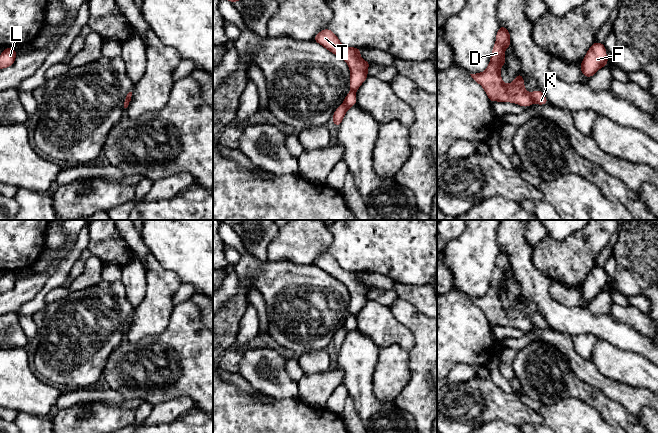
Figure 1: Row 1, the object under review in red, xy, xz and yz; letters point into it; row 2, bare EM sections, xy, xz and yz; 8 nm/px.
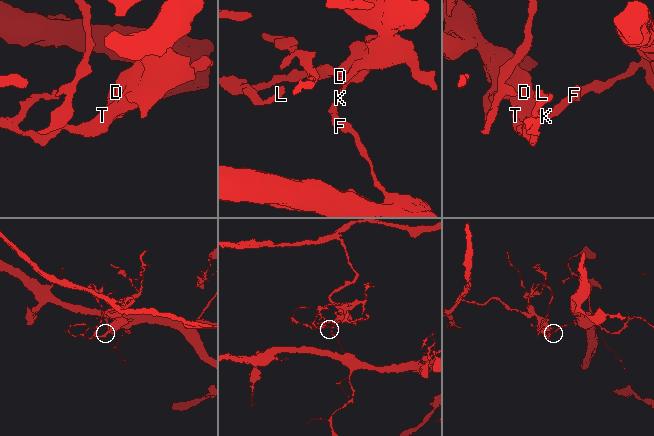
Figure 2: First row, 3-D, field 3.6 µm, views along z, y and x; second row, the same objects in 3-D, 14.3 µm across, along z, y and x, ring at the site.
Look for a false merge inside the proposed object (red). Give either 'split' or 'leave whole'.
split

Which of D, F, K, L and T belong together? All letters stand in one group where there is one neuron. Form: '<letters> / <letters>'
D L T / F K

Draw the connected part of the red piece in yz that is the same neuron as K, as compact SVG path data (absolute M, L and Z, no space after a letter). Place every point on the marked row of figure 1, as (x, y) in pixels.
M540 90L533 91L531 94L531 97L532 97L533 102L538 105L544 105L544 104L549 103L547 98L543 94L543 92Z

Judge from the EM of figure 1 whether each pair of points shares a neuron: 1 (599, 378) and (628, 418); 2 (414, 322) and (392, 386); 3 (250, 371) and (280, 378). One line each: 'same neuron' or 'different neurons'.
1: different neurons
2: different neurons
3: same neuron

